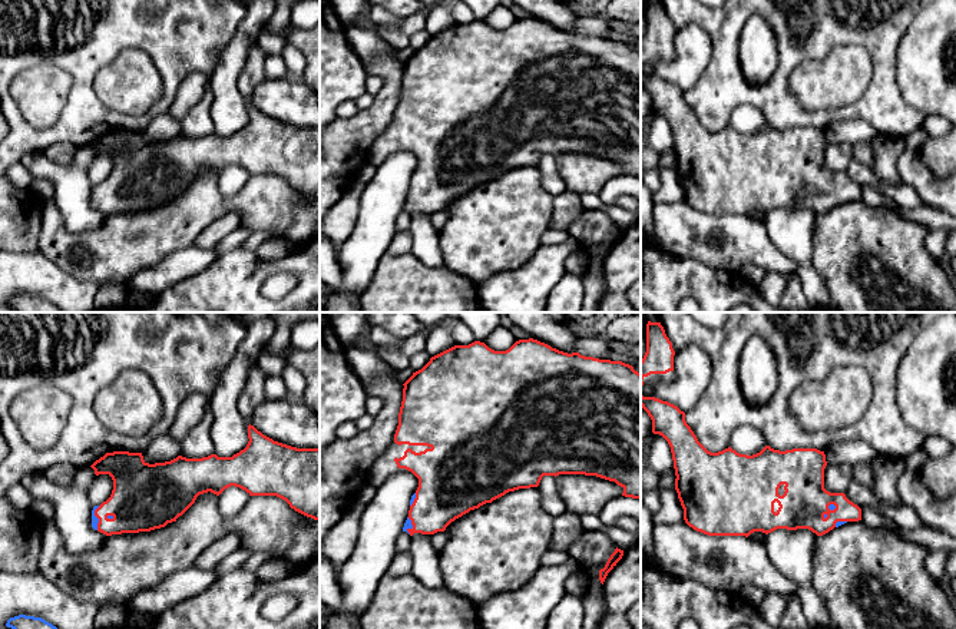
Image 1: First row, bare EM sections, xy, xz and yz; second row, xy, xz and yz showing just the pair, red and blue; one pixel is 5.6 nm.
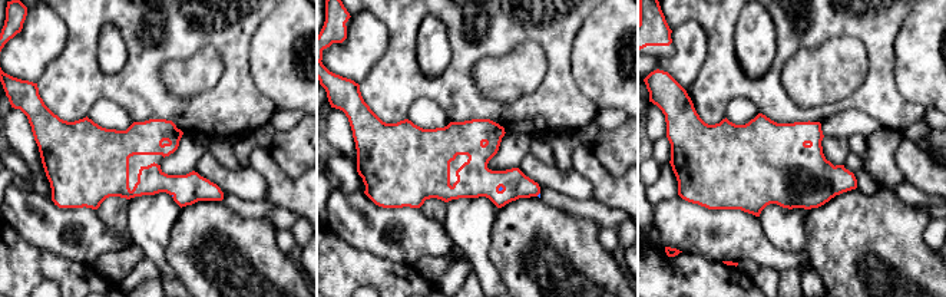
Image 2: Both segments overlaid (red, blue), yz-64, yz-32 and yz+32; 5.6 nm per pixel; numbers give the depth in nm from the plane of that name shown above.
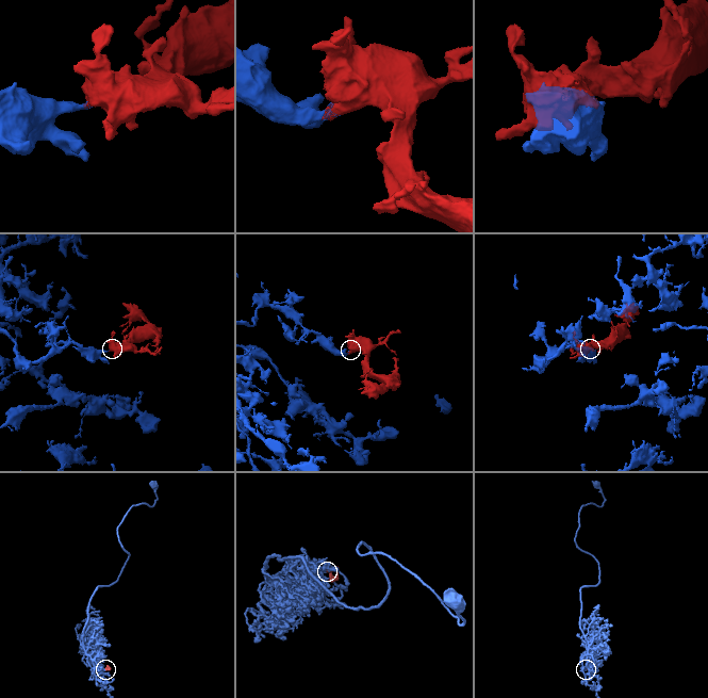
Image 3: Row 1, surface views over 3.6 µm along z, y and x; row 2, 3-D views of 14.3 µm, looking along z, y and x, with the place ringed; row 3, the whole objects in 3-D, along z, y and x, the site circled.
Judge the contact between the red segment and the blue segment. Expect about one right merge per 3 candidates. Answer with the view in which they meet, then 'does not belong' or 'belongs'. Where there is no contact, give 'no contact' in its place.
xy | belongs

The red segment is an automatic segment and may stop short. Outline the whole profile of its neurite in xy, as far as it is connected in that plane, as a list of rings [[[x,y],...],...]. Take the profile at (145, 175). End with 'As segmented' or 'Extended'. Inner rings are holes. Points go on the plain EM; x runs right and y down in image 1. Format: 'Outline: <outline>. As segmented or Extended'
Outline: [[[248,105],[248,123],[232,136],[218,136],[211,133],[202,138],[186,138],[178,135],[165,142],[149,143],[142,132],[113,130],[106,132],[90,146],[95,153],[109,153],[113,159],[110,176],[92,189],[92,206],[106,215],[122,212],[150,211],[176,201],[196,179],[199,173],[214,172],[219,175],[225,168],[235,165],[249,175],[277,175],[285,179],[295,191],[320,201],[320,126],[297,128],[264,115],[254,105]]]. Extended

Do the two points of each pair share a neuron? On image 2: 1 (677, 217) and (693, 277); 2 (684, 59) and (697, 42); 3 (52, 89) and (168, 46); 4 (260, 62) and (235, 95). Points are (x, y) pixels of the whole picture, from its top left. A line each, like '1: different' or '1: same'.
1: different
2: same
3: same
4: different

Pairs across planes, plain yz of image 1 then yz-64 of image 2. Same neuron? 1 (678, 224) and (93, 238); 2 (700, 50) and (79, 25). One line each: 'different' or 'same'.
1: same
2: different

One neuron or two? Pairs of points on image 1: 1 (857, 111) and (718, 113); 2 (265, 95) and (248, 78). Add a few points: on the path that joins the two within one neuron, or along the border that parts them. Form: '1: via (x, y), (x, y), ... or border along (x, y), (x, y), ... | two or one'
1: via (823, 118), (799, 118), (771, 98), (753, 96) | one
2: border along (264, 78), (248, 99) | two

